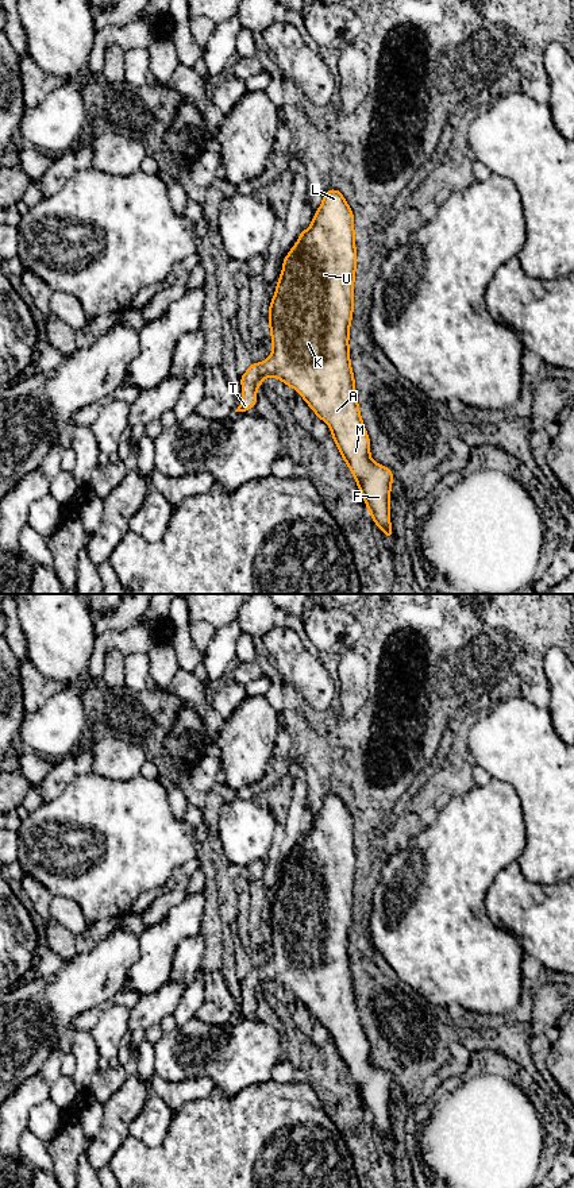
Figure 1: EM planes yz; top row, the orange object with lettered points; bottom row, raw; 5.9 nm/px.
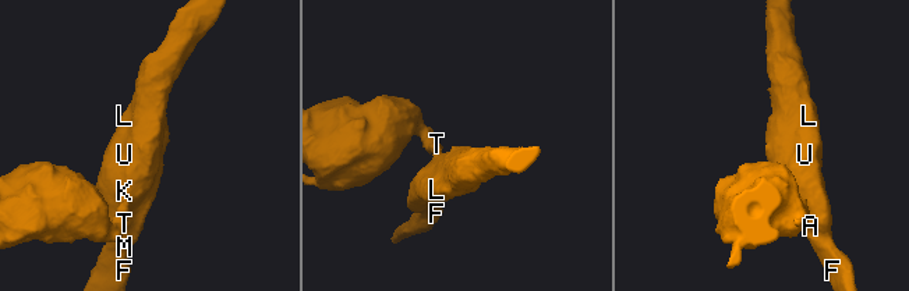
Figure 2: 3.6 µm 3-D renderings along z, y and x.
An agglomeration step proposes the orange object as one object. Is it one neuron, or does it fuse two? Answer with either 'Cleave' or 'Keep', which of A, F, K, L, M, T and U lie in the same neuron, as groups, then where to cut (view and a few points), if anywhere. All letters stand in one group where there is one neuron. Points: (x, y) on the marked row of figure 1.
Keep. Groups: A F K L M T U. No split

